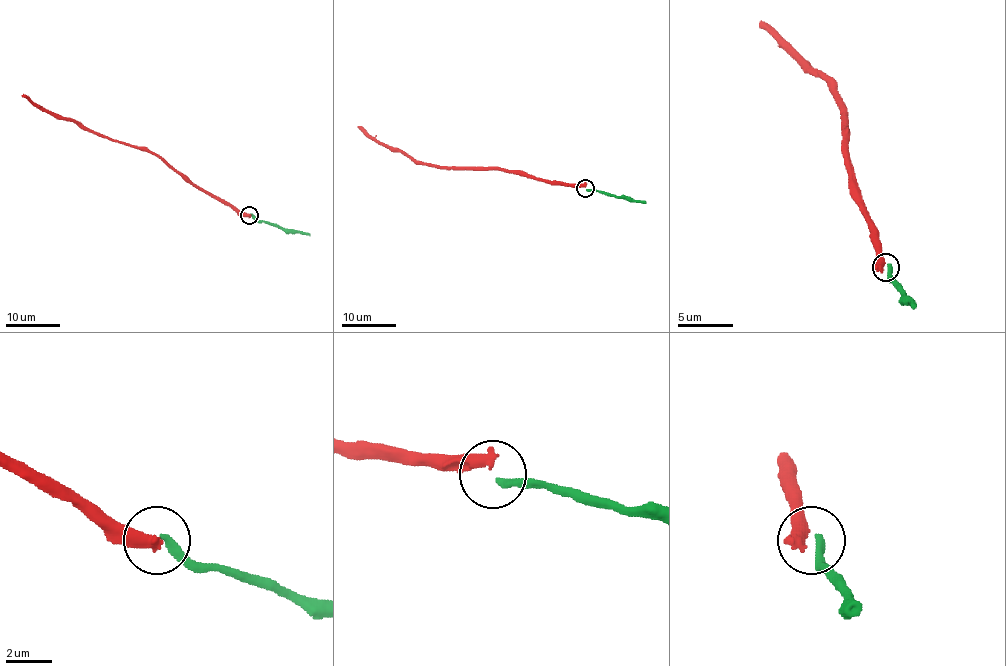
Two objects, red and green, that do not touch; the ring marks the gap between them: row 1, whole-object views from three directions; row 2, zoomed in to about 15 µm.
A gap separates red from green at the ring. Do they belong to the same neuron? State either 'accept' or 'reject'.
reject

